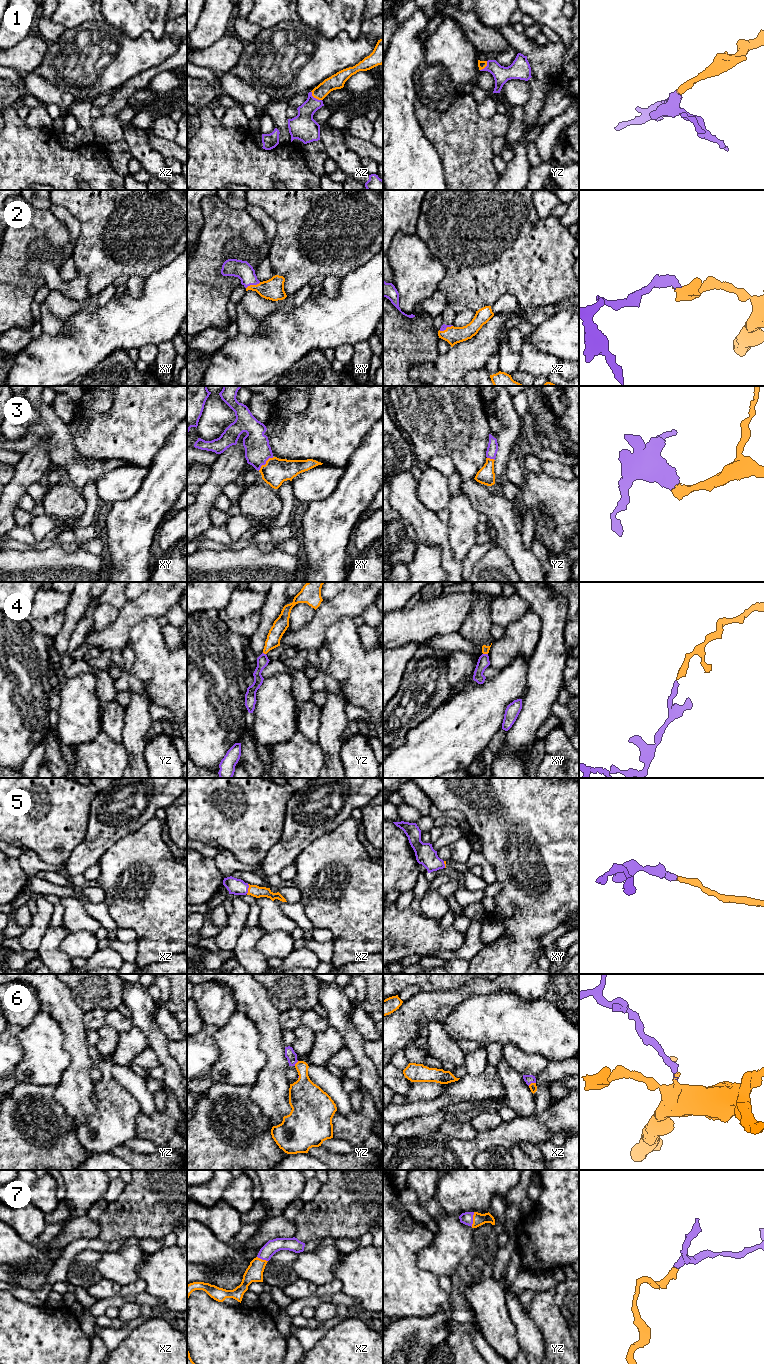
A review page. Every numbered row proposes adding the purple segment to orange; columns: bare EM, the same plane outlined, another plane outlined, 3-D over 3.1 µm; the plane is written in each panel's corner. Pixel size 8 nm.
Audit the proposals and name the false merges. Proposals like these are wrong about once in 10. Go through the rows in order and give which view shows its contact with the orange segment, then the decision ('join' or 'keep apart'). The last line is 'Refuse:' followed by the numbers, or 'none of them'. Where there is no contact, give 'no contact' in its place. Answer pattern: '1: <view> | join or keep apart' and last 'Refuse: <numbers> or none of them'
1: xz | join
2: xy | join
3: xy | join
4: xy | join
5: xz | join
6: xz | join
7: yz | join
Refuse: none of them

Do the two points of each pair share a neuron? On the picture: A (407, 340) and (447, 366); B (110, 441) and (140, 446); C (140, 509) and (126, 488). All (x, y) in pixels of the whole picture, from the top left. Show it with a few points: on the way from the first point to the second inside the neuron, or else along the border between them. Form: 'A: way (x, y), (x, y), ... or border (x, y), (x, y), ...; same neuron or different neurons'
A: border (439, 354), (432, 360), (426, 360), (413, 366); different neurons
B: way (117, 443), (133, 443); same neuron
C: border (145, 477), (132, 496), (112, 504); different neurons

